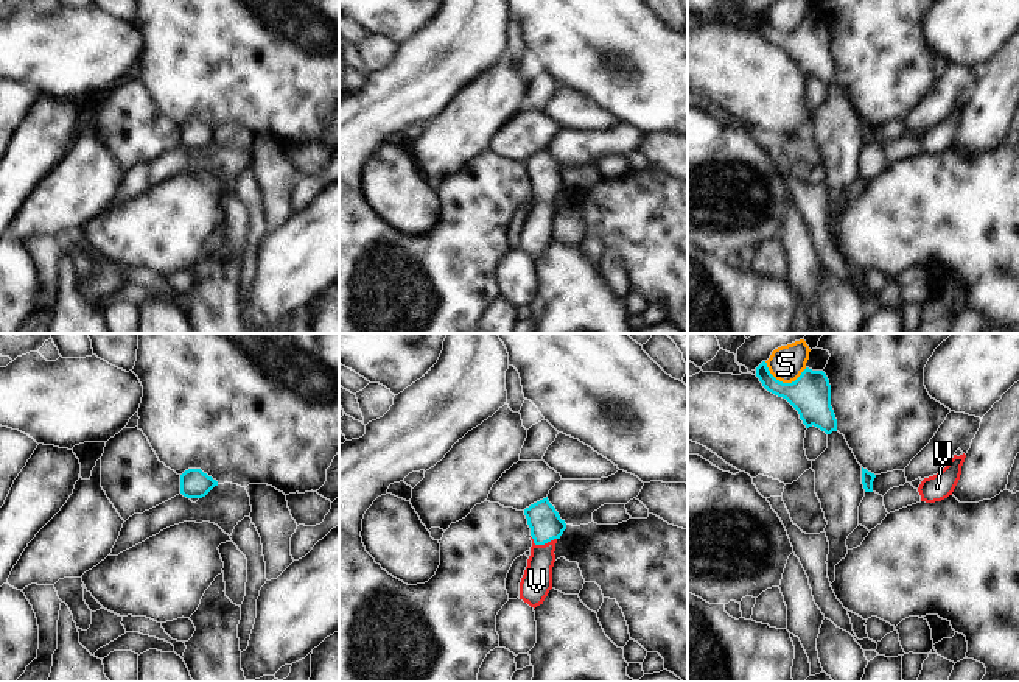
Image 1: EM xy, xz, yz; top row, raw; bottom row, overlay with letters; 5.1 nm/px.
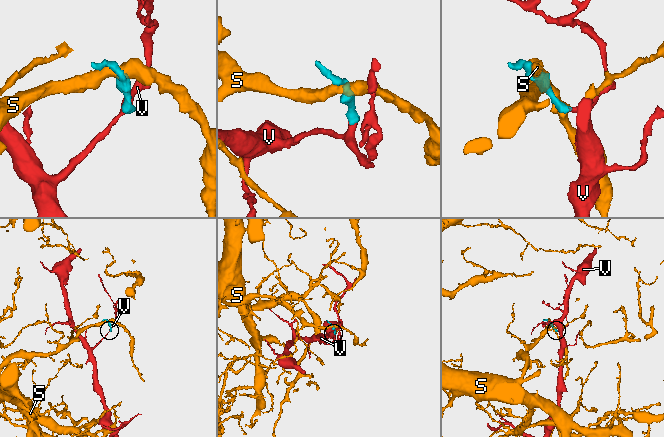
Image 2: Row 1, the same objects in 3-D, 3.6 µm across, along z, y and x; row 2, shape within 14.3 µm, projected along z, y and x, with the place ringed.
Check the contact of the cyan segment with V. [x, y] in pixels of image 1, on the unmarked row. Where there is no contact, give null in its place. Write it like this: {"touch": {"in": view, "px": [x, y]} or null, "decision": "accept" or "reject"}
{"touch": {"in": "xz", "px": [543, 195]}, "decision": "accept"}

